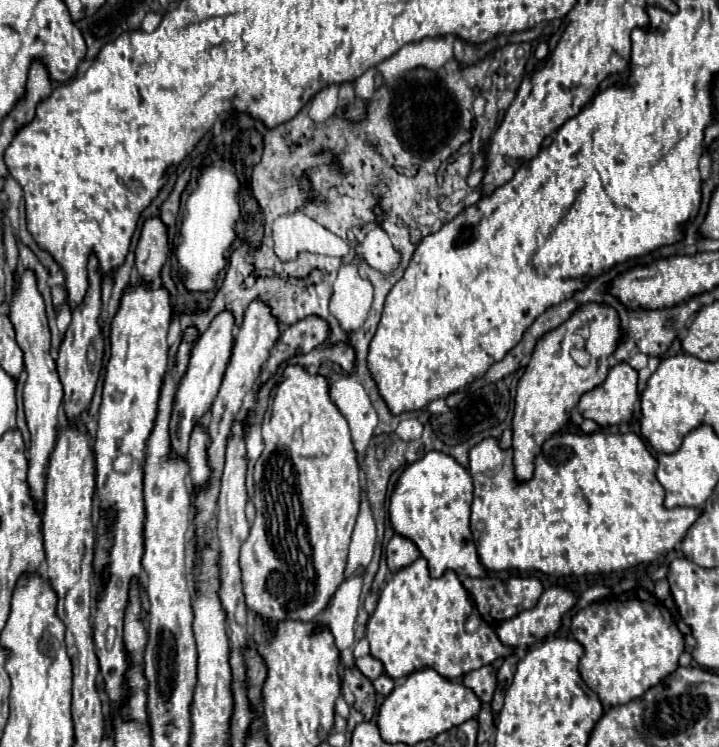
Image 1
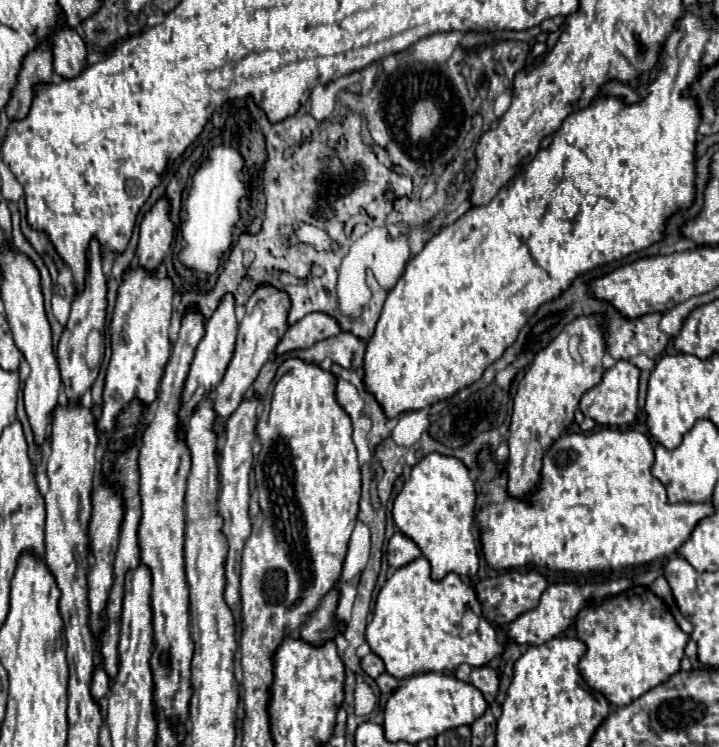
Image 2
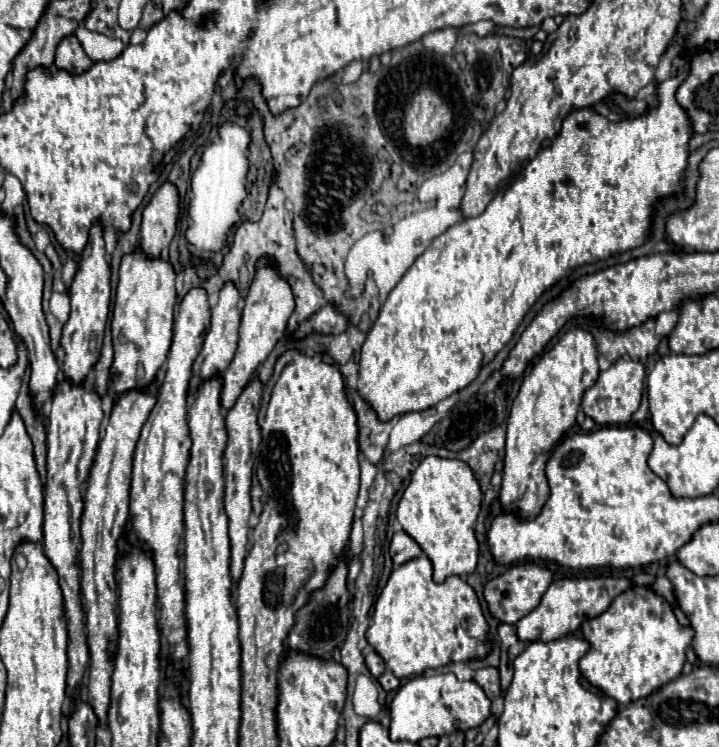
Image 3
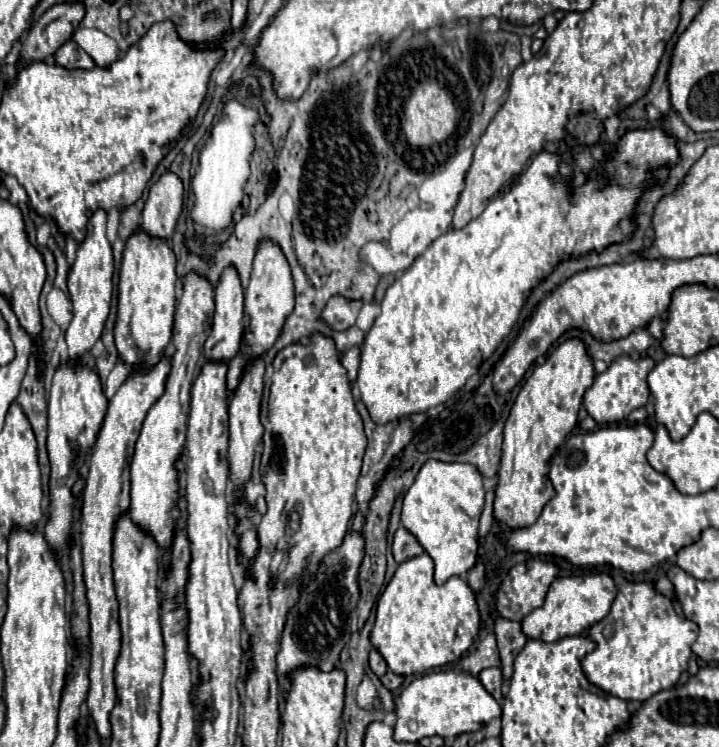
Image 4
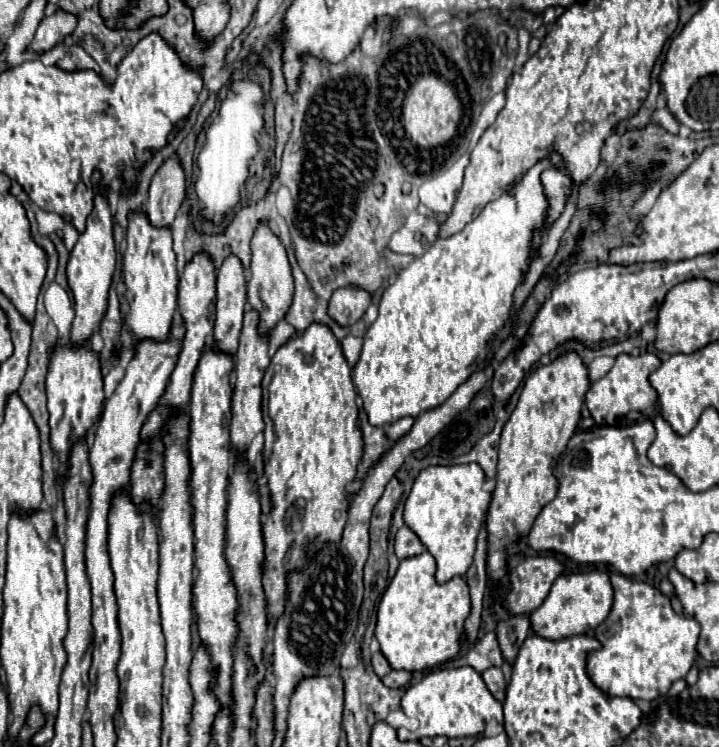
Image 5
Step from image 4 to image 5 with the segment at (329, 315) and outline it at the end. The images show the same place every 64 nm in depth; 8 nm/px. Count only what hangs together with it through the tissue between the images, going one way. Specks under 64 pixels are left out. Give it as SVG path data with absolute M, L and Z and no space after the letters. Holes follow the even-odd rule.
M340 288L332 294L328 304L328 316L336 320L338 326L352 326L370 306L370 294L358 288Z

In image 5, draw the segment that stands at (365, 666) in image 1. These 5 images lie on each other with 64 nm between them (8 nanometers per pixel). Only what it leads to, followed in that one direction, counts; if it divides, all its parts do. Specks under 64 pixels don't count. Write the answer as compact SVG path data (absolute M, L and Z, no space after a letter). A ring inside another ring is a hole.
M374 652L374 654L372 654L372 668L374 668L374 672L376 672L380 678L392 670L390 664L388 664L388 660L382 656L382 652Z

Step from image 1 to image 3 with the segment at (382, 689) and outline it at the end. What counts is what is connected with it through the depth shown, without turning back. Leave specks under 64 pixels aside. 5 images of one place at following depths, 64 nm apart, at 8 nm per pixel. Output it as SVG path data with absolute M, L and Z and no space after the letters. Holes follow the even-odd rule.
M386 670L386 672L378 678L378 682L380 682L380 686L382 686L386 692L392 692L392 690L396 690L396 688L400 686L400 680L398 680L390 670Z

